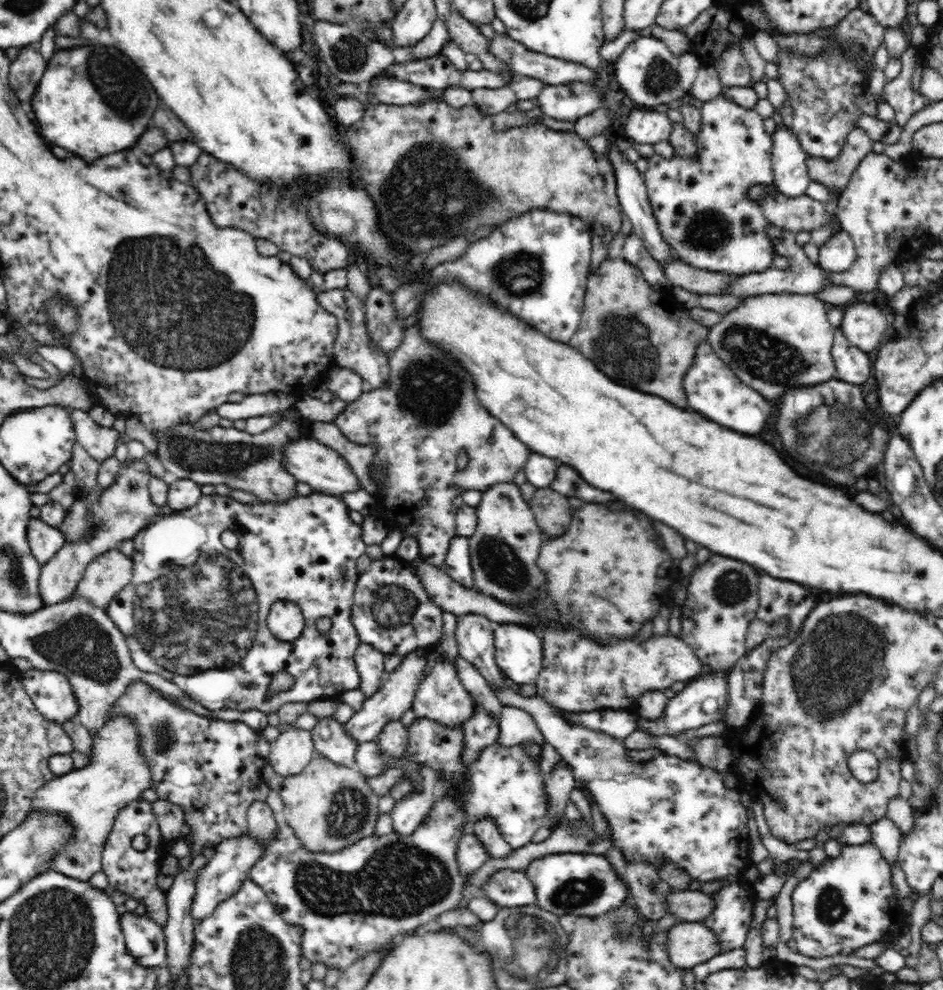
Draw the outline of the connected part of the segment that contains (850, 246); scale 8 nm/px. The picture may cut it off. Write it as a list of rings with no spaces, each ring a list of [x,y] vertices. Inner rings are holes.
[[[836,230],[826,242],[818,248],[818,265],[826,271],[846,272],[857,259],[857,248],[851,236],[844,230]]]

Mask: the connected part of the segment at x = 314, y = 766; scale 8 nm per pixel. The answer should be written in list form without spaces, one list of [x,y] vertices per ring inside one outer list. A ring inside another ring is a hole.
[[[319,754],[312,758],[302,772],[283,779],[279,779],[277,772],[268,764],[263,768],[263,780],[267,782],[269,788],[280,794],[284,803],[283,813],[288,824],[306,848],[310,848],[310,851],[342,850],[362,837],[374,833],[379,815],[378,795],[374,793],[373,788],[370,788],[368,777],[355,767],[342,763],[336,764],[328,757]]]

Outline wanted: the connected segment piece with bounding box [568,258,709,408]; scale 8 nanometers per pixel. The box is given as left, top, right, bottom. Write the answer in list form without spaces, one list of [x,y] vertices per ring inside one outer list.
[[[620,258],[605,259],[587,278],[580,330],[568,343],[590,358],[612,382],[656,394],[684,408],[686,394],[682,380],[694,362],[698,344],[707,340],[709,328],[692,320],[682,306],[679,313],[672,312],[674,303],[666,300],[665,295],[666,291],[655,289],[632,263]]]

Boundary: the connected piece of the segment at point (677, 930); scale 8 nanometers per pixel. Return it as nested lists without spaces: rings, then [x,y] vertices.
[[[702,921],[677,923],[670,930],[670,949],[672,963],[676,967],[692,968],[722,952],[721,942],[712,929]]]

